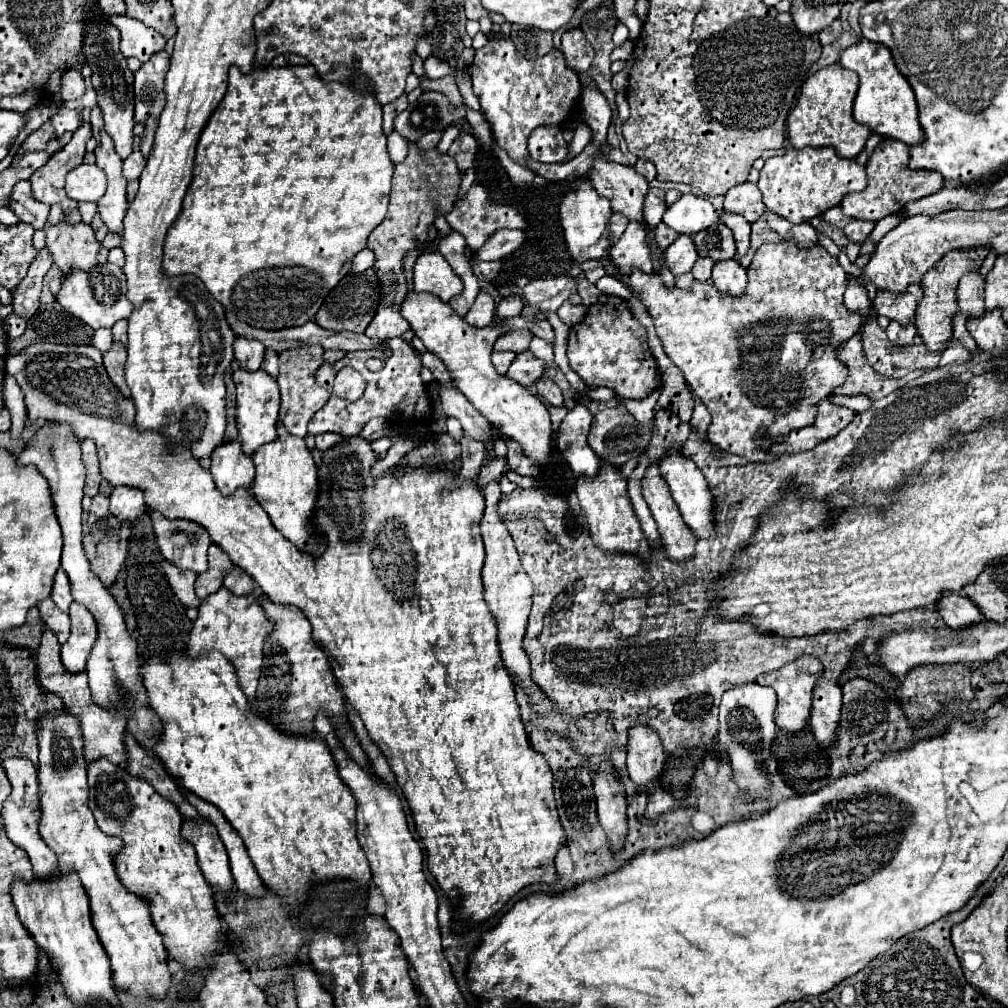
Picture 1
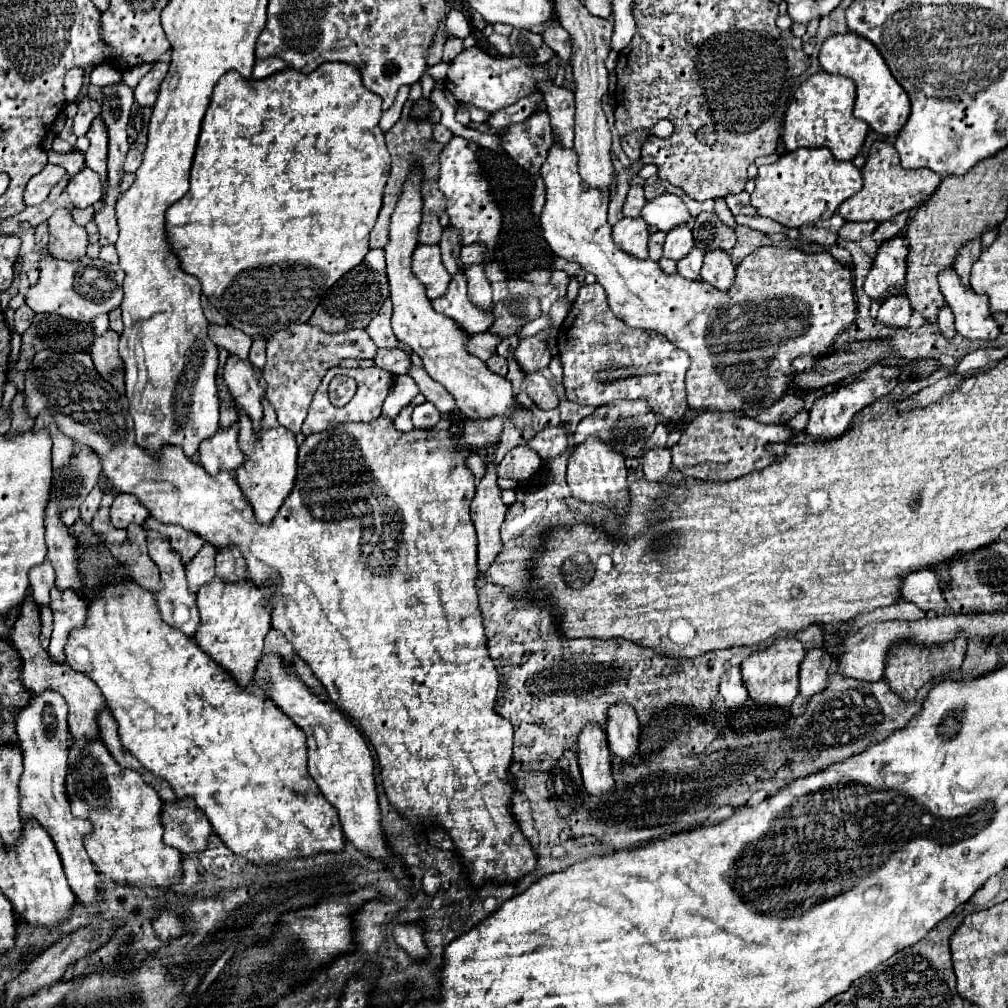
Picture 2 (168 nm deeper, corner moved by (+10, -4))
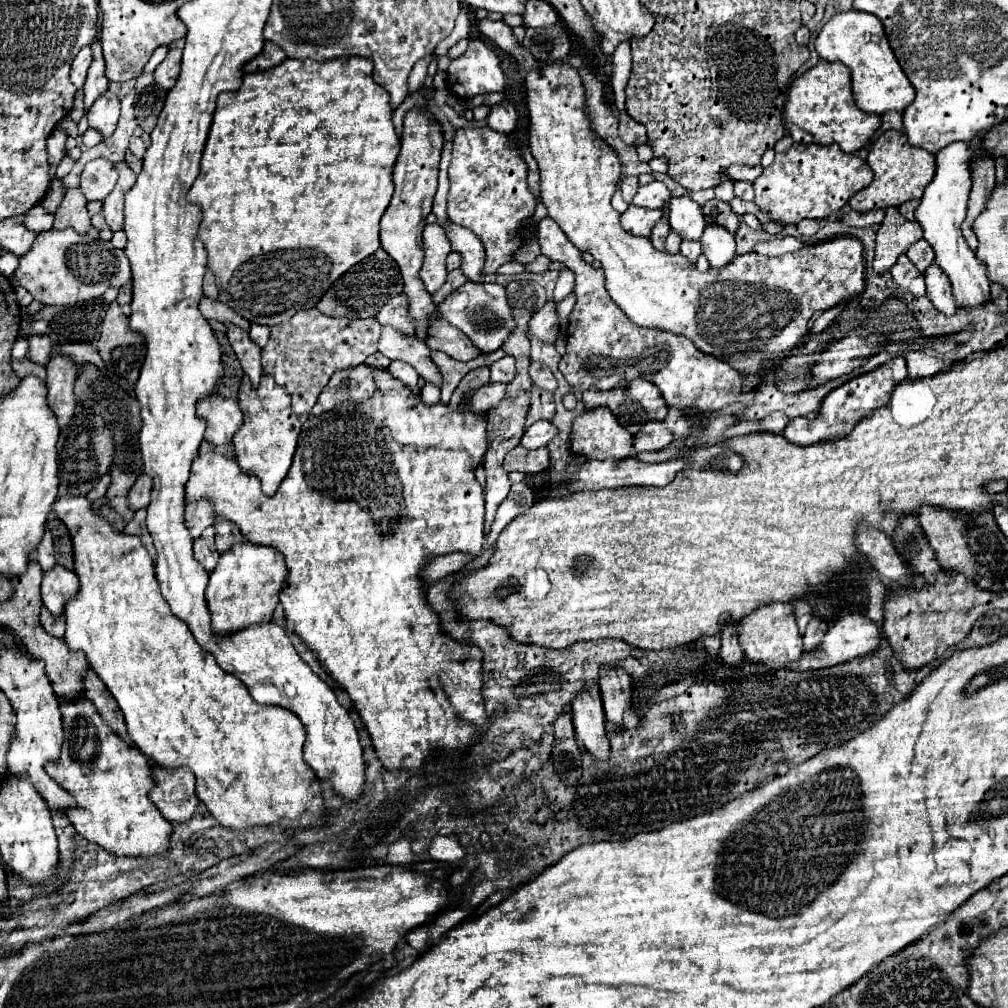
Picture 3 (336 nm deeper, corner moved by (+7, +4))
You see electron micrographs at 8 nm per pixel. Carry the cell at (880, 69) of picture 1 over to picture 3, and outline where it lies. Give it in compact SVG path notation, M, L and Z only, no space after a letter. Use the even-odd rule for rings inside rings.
M849 10L835 14L819 32L815 40L817 54L827 62L843 62L851 70L855 102L863 112L885 114L889 110L903 112L915 98L915 88L903 74L893 50L883 32L883 24L877 16L867 12Z

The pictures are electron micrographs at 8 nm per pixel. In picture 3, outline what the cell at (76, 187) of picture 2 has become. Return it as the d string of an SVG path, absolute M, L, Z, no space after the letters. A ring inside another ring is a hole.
M97 158L85 166L81 172L79 188L87 200L105 200L117 182L117 172L113 164L105 158Z

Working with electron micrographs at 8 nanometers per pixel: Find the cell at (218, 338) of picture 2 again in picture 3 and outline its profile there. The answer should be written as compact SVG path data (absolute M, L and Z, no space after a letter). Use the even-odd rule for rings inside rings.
M203 298L201 304L201 314L207 318L207 320L217 320L217 322L223 322L223 324L235 324L239 326L243 332L249 332L249 322L243 320L241 316L237 316L231 308L227 308L225 304L217 302L217 300L209 300L209 298Z

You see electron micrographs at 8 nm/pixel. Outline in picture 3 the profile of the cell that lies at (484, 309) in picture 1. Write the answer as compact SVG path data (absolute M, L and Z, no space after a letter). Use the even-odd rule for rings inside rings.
M449 224L447 238L451 240L451 246L455 252L461 252L463 262L461 270L467 276L469 282L483 282L483 264L485 264L485 248L481 240L467 228L459 224Z

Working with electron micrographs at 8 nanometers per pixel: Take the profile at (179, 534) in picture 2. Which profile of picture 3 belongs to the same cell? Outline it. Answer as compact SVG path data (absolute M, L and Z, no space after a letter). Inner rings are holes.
M199 500L199 504L189 504L185 508L185 526L193 538L199 538L207 526L213 526L213 522L215 516L207 500Z

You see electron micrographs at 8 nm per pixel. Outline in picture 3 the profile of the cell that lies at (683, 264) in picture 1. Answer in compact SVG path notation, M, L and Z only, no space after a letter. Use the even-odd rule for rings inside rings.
M687 196L673 198L669 204L669 224L671 230L679 234L683 240L701 240L701 234L705 230L701 206L697 206Z

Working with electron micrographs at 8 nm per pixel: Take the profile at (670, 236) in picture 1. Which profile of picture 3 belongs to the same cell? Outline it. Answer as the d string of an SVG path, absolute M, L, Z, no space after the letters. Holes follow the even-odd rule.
M661 218L655 224L653 232L651 232L651 244L655 244L655 248L659 248L659 250L665 250L665 238L667 238L667 234L669 234L669 222L665 218Z

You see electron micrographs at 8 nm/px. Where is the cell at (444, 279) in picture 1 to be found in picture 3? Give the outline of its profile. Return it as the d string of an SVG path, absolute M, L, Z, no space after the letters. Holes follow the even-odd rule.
M427 224L425 226L423 250L425 250L425 262L423 262L419 276L425 282L425 266L445 266L445 258L451 252L451 242L447 240L445 230L439 224Z

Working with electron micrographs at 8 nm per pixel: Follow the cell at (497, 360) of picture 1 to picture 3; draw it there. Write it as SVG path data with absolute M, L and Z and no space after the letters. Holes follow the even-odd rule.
M505 356L497 362L493 362L491 366L491 382L511 382L515 376L515 358Z

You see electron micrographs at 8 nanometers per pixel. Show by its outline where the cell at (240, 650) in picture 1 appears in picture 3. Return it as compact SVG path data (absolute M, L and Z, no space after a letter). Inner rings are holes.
M251 542L235 544L227 554L221 554L219 564L209 576L205 598L211 610L211 630L215 636L227 636L255 624L271 622L273 610L279 604L281 588L287 580L287 566L281 552L257 546Z

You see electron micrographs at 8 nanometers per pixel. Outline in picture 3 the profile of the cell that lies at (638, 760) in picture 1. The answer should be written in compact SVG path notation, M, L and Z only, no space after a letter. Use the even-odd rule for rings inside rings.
M605 668L599 688L607 722L613 728L623 730L623 716L631 708L631 678L623 670Z

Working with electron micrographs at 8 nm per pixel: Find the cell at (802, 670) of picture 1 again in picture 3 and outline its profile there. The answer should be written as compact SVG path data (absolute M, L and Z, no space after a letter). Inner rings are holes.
M769 604L769 606L759 606L751 616L747 616L739 624L739 644L745 654L745 658L751 664L761 664L771 670L785 668L785 664L797 662L799 656L803 654L803 638L797 630L797 620L793 616L793 606L791 604Z

